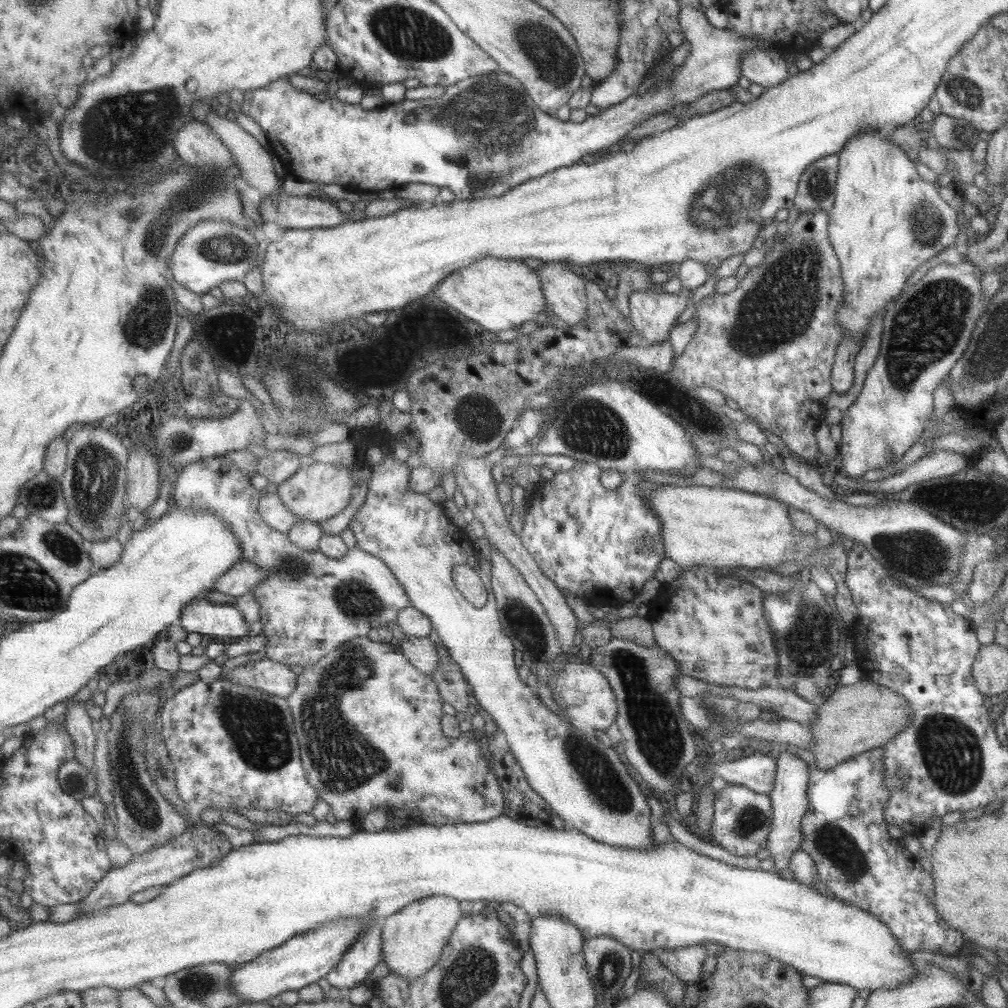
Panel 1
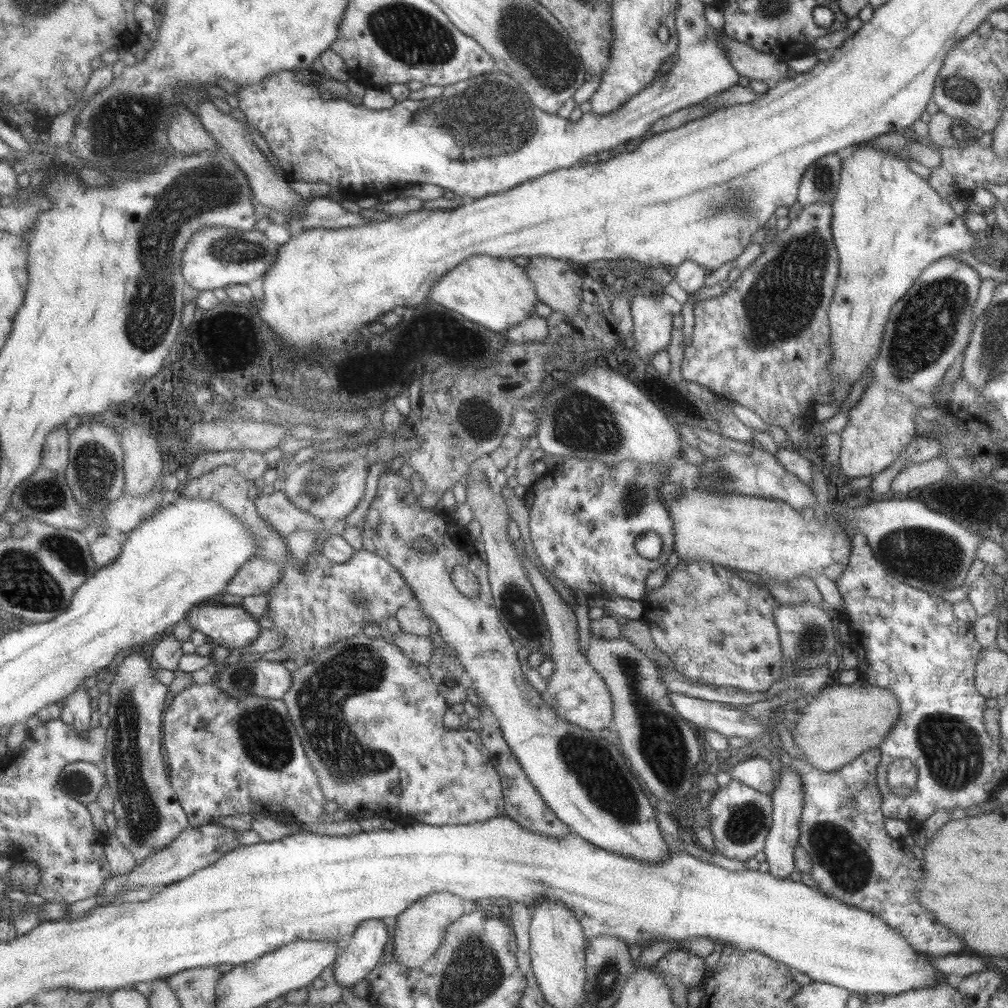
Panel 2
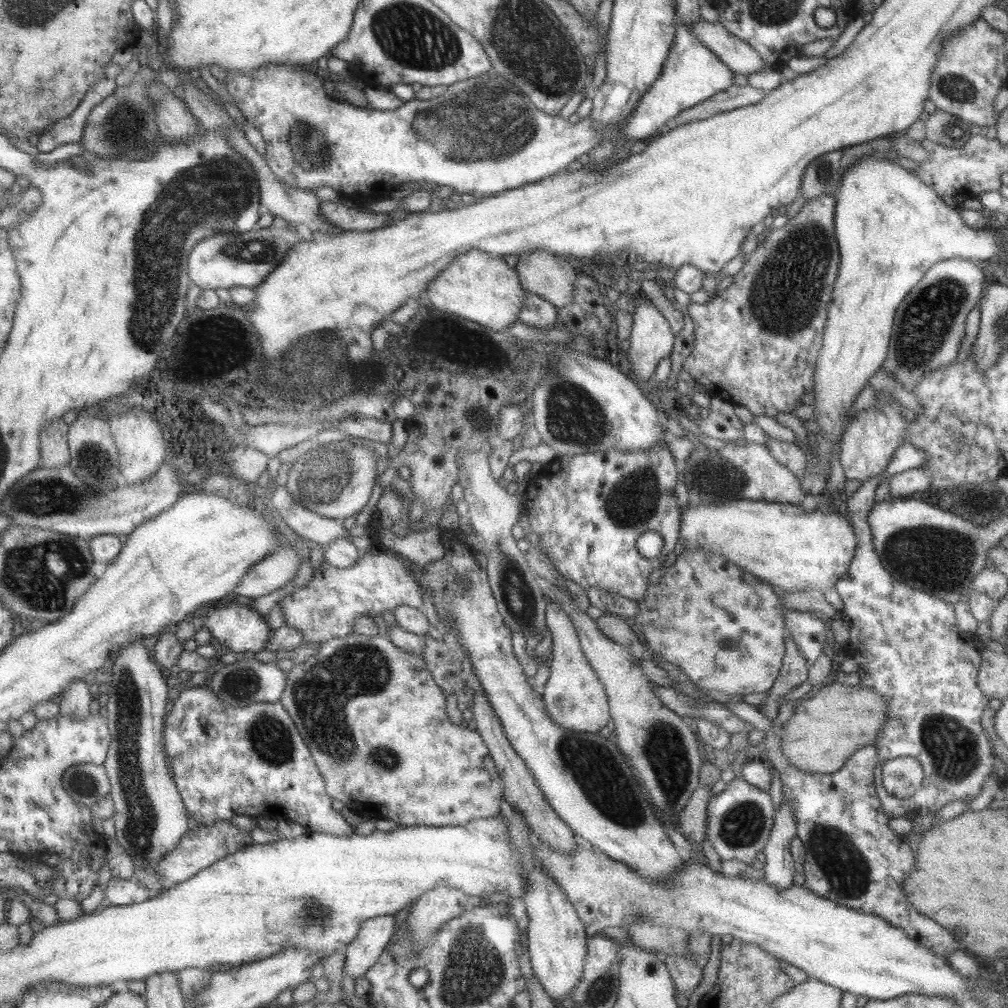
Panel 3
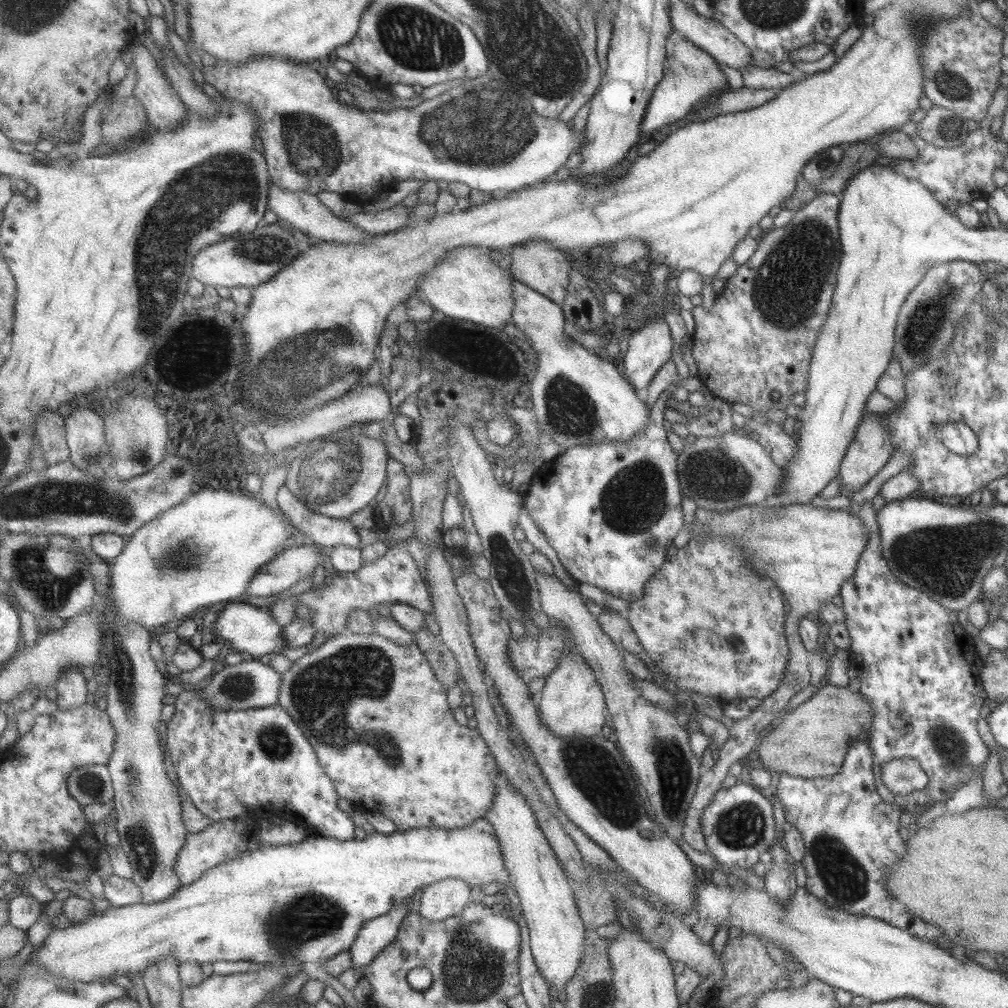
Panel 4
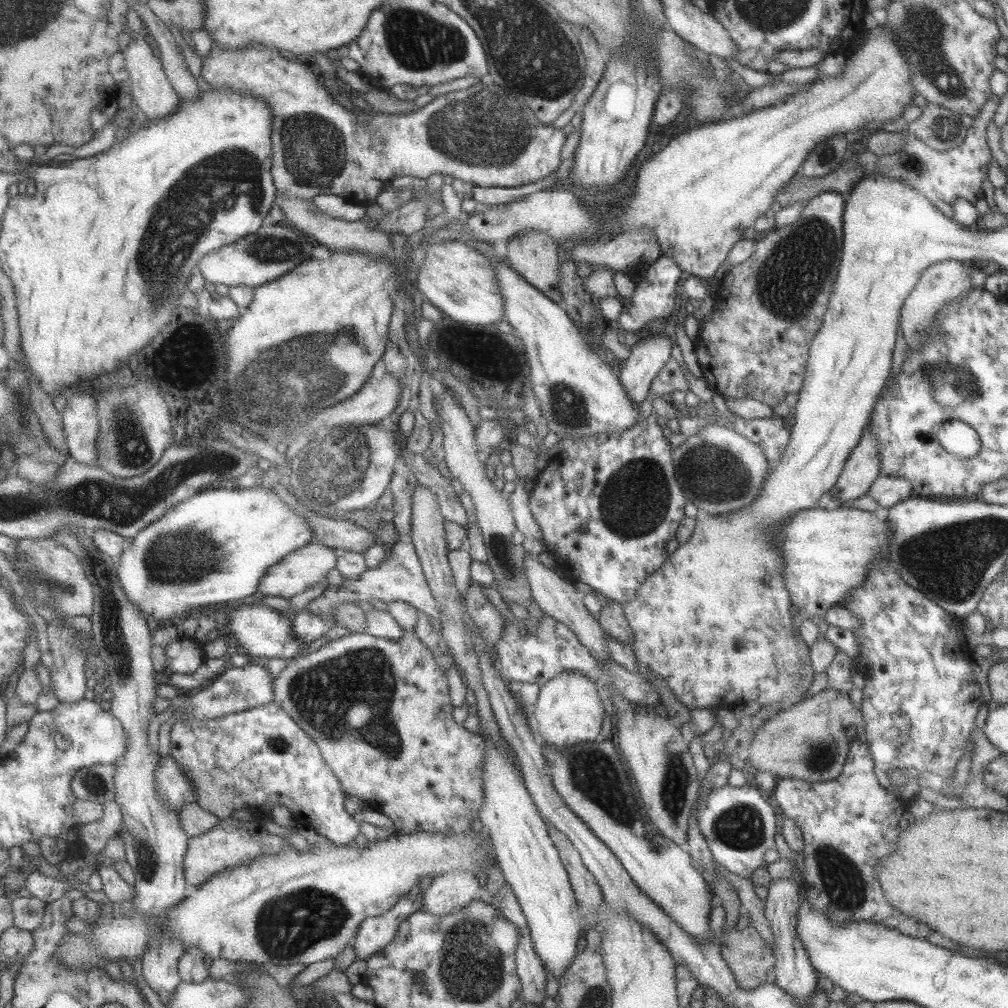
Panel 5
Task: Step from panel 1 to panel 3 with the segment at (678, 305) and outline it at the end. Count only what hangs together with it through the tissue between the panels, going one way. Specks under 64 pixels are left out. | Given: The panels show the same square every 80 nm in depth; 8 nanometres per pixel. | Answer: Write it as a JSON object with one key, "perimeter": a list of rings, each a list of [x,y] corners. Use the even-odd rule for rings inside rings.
{"perimeter":[[[646,296],[634,300],[632,327],[628,336],[631,368],[639,380],[653,378],[660,358],[669,357],[673,334],[667,320]]]}

